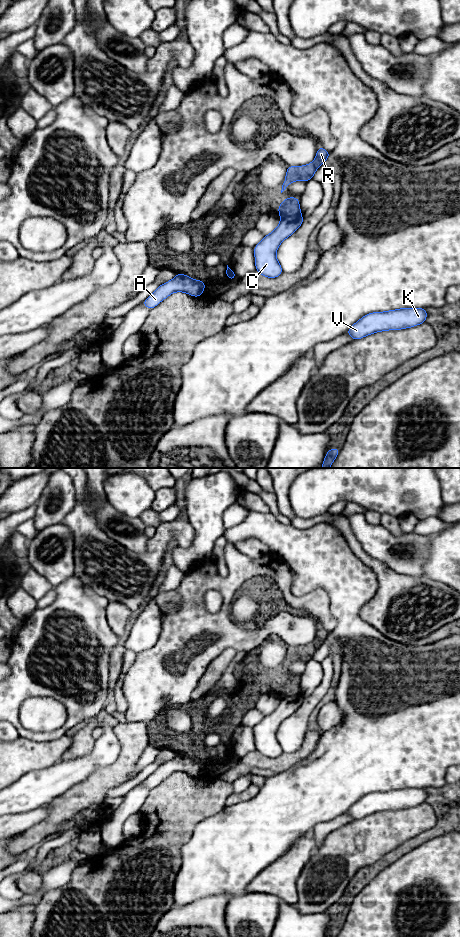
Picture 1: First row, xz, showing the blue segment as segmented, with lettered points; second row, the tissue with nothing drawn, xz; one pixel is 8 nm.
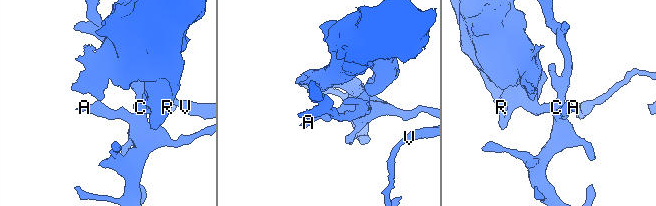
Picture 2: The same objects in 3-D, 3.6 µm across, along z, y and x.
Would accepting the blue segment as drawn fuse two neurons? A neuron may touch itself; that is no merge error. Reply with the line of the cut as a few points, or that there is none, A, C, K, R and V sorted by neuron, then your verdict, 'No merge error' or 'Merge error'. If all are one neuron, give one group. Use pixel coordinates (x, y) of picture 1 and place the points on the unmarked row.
Split along xz (301, 695), (283, 696), (281, 698). Groups: A C K V / R. Merge error

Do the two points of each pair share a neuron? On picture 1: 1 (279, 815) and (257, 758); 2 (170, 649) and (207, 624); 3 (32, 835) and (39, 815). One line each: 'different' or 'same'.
1: different
2: same
3: different

